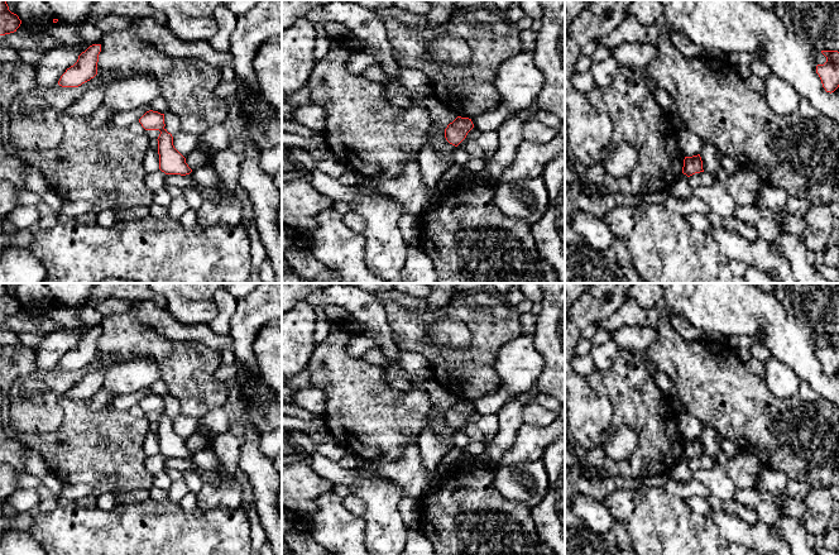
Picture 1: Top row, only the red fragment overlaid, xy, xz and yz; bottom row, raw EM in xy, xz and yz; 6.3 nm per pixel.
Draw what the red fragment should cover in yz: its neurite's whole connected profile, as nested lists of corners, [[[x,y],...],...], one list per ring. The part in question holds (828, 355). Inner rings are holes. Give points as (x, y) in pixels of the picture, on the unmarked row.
[[[821,334],[821,336],[826,340],[826,345],[816,349],[816,357],[825,374],[831,377],[839,370],[839,335]]]

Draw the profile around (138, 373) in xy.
[[[133,358],[128,362],[115,363],[104,373],[102,389],[111,398],[149,388],[160,379],[157,363],[149,358]]]

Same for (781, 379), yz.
[[[773,357],[766,360],[764,365],[764,383],[776,397],[788,398],[799,393],[801,381],[792,368]]]

